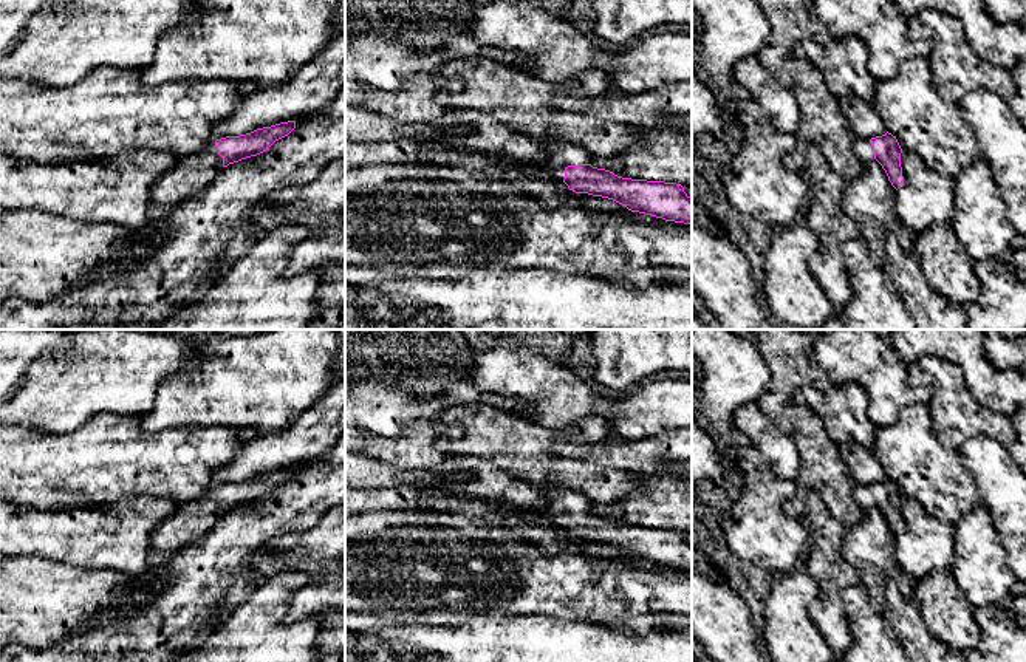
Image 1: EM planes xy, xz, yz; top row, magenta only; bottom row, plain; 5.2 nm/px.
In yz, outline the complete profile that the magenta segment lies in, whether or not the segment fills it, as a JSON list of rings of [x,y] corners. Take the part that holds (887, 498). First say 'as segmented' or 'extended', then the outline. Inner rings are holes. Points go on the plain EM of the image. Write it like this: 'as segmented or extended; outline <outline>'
extended; outline [[[891,479],[876,483],[871,486],[856,484],[853,490],[854,500],[857,501],[864,515],[871,509],[877,507],[885,517],[888,527],[898,537],[902,529],[901,500],[902,495]]]

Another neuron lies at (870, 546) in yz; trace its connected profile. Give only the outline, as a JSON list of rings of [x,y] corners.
[[[876,506],[856,526],[848,527],[843,557],[857,569],[877,611],[885,608],[884,592],[890,582],[898,585],[902,597],[908,599],[915,594],[913,582],[896,560],[896,535]]]

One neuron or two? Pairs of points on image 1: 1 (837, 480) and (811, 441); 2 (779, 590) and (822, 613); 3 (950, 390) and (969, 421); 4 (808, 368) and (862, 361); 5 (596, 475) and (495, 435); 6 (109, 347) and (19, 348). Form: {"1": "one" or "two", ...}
{"1": "one", "2": "two", "3": "one", "4": "two", "5": "one", "6": "two"}

